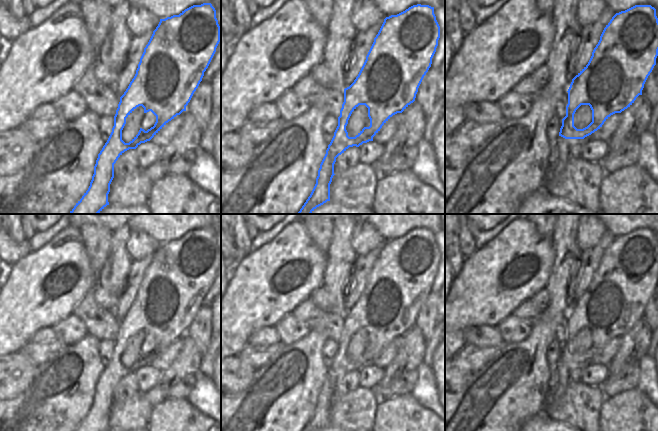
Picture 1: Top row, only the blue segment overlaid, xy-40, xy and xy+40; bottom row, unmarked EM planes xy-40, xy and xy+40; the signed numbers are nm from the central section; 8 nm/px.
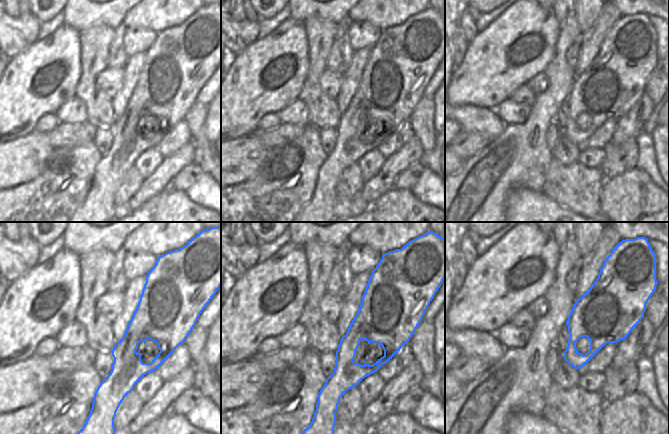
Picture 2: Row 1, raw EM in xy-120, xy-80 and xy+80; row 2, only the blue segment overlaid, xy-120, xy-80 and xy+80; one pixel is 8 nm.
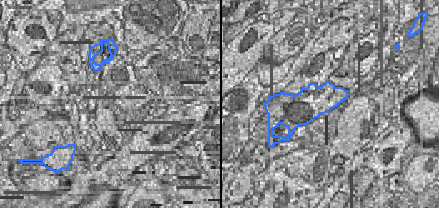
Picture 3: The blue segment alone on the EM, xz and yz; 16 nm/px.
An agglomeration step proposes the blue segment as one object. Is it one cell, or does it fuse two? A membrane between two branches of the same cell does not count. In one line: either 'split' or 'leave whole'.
leave whole

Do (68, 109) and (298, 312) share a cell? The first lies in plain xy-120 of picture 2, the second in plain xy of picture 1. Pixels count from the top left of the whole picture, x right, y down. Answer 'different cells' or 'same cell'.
different cells

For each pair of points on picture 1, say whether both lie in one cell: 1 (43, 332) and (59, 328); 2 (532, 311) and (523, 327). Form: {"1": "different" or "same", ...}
{"1": "different", "2": "different"}

